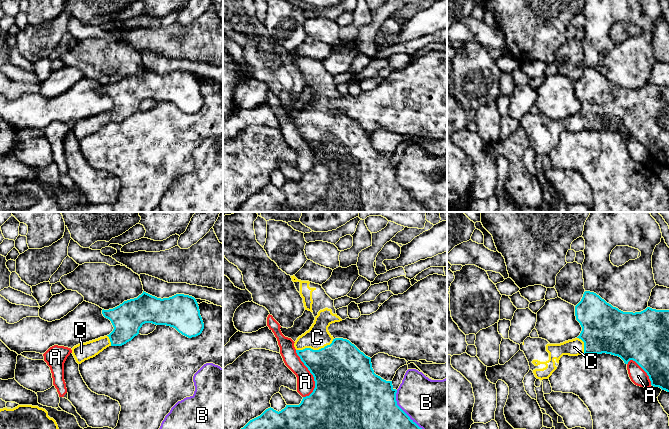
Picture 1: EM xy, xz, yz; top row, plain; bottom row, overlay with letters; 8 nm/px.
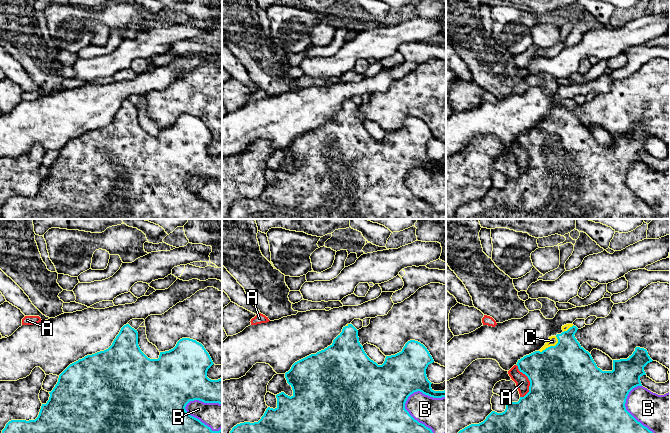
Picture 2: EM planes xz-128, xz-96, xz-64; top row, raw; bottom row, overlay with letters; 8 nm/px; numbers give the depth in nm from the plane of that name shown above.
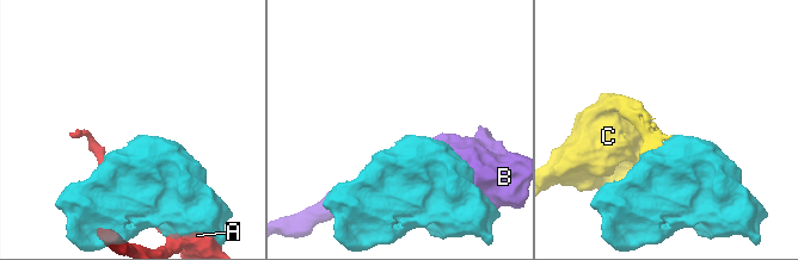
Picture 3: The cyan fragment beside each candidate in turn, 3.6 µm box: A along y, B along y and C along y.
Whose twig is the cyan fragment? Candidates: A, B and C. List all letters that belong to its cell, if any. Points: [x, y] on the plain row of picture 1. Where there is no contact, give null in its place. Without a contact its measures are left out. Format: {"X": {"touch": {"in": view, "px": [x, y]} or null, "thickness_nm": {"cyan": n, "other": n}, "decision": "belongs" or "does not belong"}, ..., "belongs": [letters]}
{"A": {"touch": {"in": "xz", "px": [311, 149]}, "thickness_nm": {"cyan": 460, "other": 140}, "decision": "does not belong"}, "B": {"touch": {"in": "xz", "px": [410, 195]}, "thickness_nm": {"cyan": 500, "other": 440}, "decision": "does not belong"}, "C": {"touch": {"in": "xz", "px": [315, 126]}, "thickness_nm": {"cyan": 440, "other": 190}, "decision": "belongs"}, "belongs": ["C"]}

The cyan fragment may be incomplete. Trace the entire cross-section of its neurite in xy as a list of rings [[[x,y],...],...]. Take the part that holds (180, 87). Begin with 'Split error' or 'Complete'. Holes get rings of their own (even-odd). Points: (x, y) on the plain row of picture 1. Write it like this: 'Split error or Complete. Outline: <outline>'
Split error. Outline: [[[143,67],[137,74],[124,77],[113,85],[103,85],[102,90],[111,97],[114,105],[107,112],[74,122],[71,126],[78,140],[95,133],[109,122],[122,122],[131,117],[139,110],[140,104],[145,99],[173,103],[188,114],[200,111],[204,105],[196,75],[184,70],[176,70],[172,73],[161,75]]]

